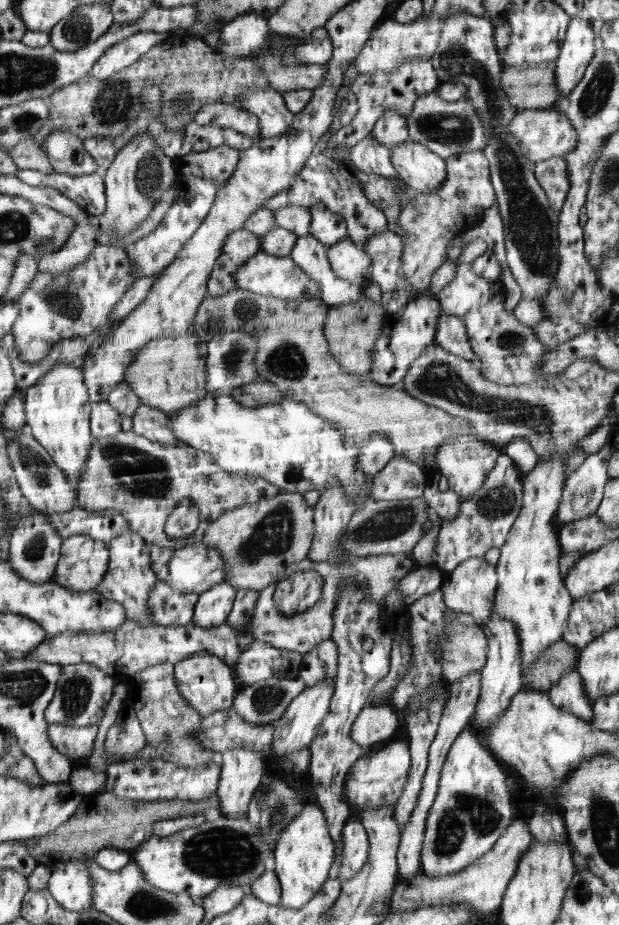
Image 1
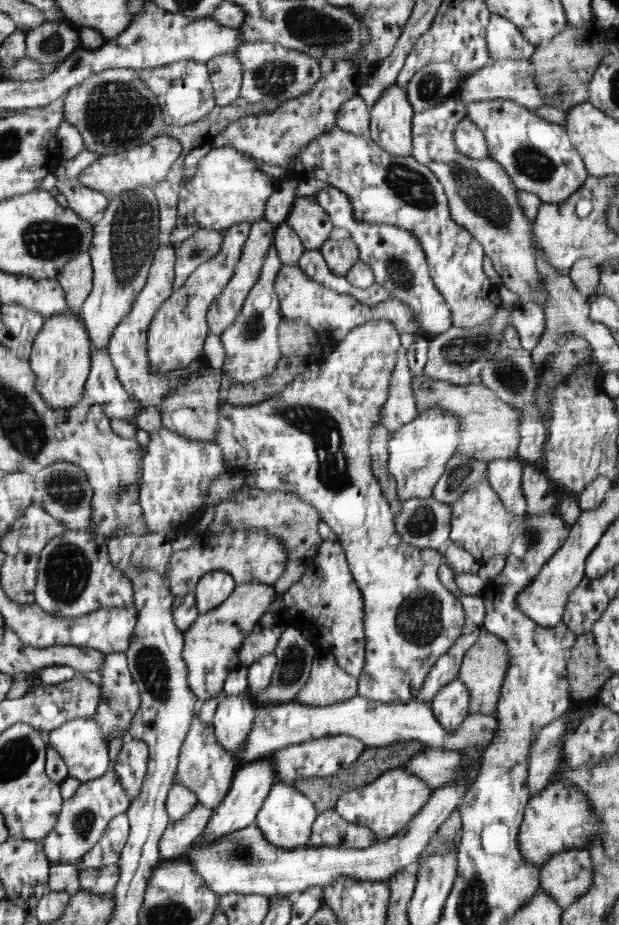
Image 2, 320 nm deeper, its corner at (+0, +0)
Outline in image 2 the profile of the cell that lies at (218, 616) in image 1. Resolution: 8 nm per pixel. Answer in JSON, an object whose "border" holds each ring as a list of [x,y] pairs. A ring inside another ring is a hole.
{"border":[[[212,572],[204,575],[193,593],[198,602],[199,614],[214,610],[230,598],[234,590],[234,577],[230,573]]]}

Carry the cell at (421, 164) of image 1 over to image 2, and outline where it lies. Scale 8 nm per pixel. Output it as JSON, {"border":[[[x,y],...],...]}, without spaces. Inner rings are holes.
{"border":[[[396,85],[386,88],[370,113],[371,139],[386,152],[411,155],[415,112],[405,90]]]}

